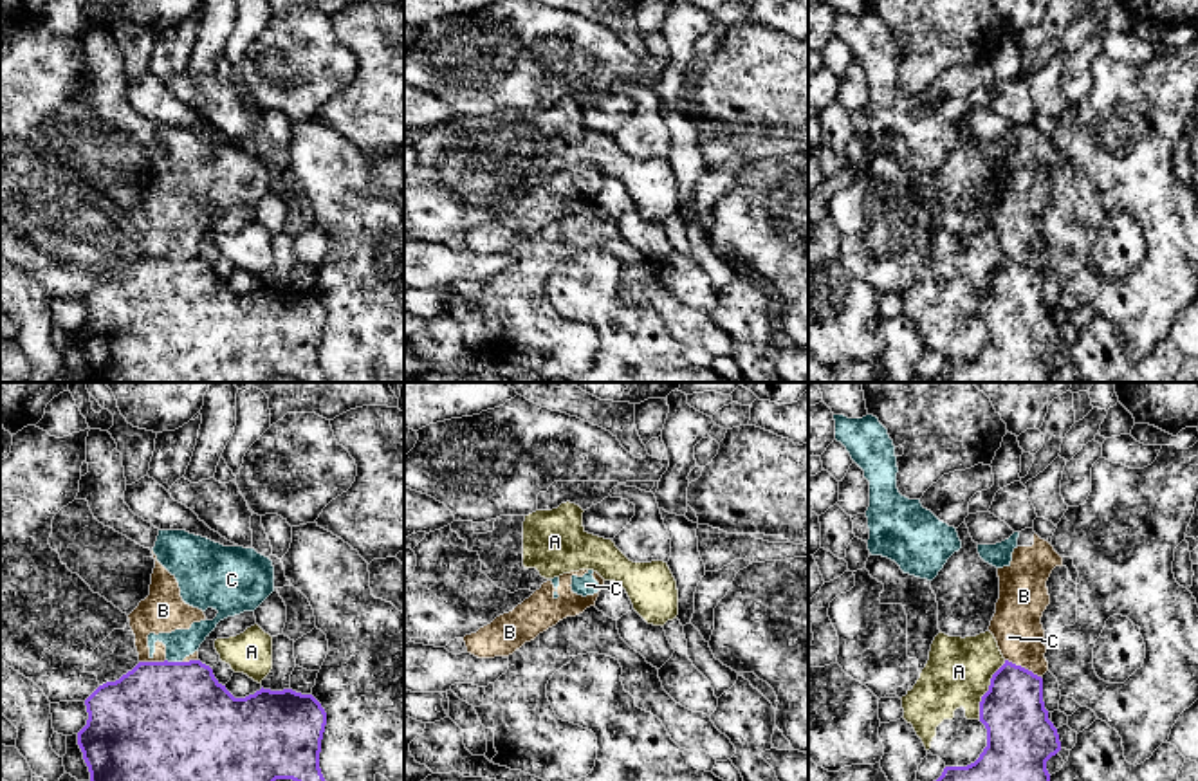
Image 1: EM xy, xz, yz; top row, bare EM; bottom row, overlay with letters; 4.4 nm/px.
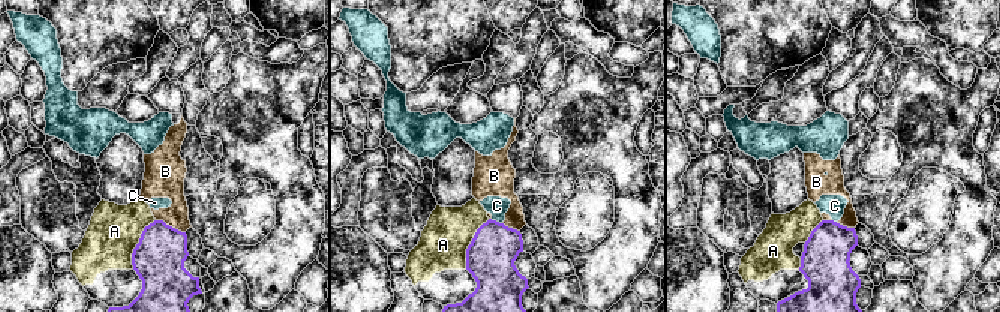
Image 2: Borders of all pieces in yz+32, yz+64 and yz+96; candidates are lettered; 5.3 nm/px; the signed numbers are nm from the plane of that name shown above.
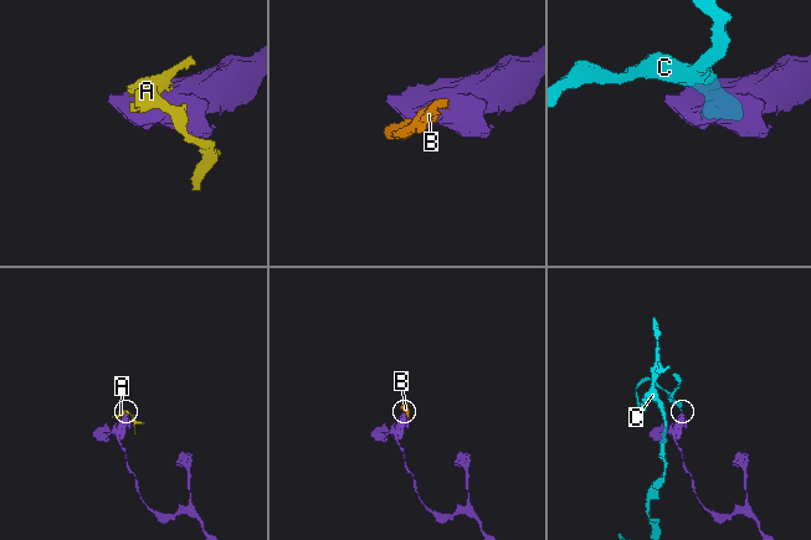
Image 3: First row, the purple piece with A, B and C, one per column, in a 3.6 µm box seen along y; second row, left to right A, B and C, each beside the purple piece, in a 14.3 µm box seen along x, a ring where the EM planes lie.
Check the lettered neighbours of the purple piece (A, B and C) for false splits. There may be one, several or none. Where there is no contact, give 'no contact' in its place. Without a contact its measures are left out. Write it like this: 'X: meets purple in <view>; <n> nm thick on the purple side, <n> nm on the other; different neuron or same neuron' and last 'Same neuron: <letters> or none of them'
A: meets purple in yz; 300 nm thick on the purple side, 300 nm on the other; different neuron
B: meets purple in yz; 280 nm thick on the purple side, 200 nm on the other; different neuron
C: meets purple in xy; 500 nm thick on the purple side, 130 nm on the other; different neuron
Same neuron: none of them

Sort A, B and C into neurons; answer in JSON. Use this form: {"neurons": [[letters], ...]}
{"neurons": [["A"], ["B", "C"]]}

